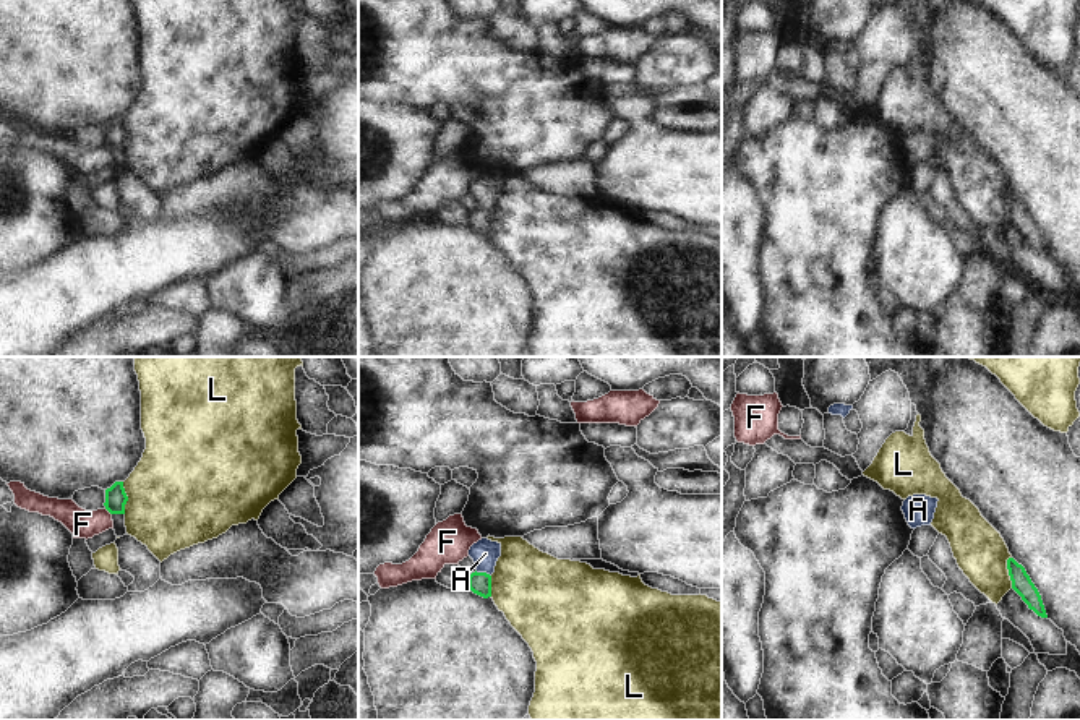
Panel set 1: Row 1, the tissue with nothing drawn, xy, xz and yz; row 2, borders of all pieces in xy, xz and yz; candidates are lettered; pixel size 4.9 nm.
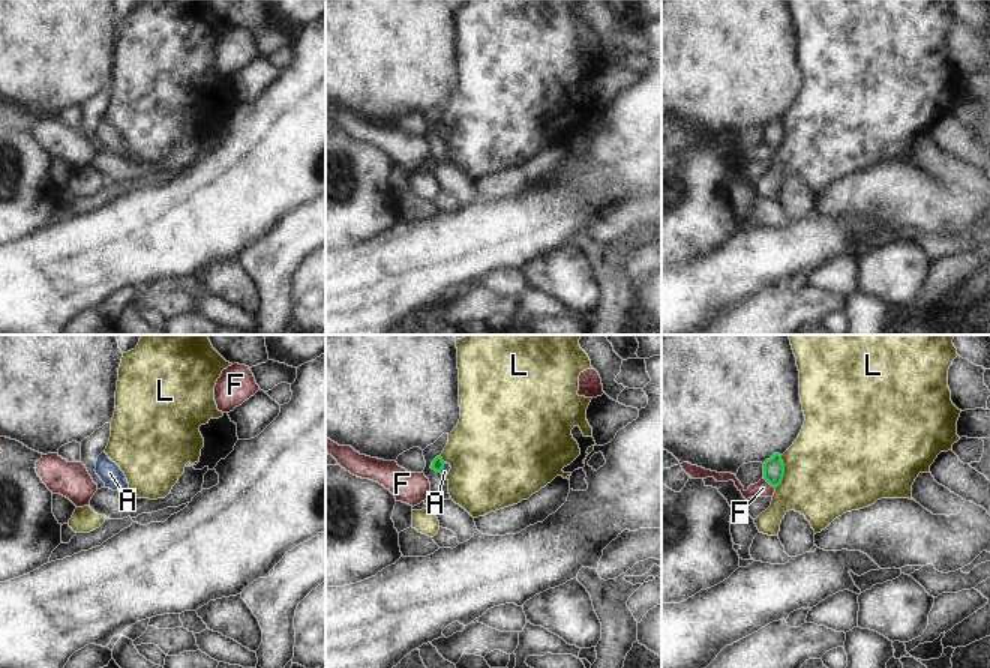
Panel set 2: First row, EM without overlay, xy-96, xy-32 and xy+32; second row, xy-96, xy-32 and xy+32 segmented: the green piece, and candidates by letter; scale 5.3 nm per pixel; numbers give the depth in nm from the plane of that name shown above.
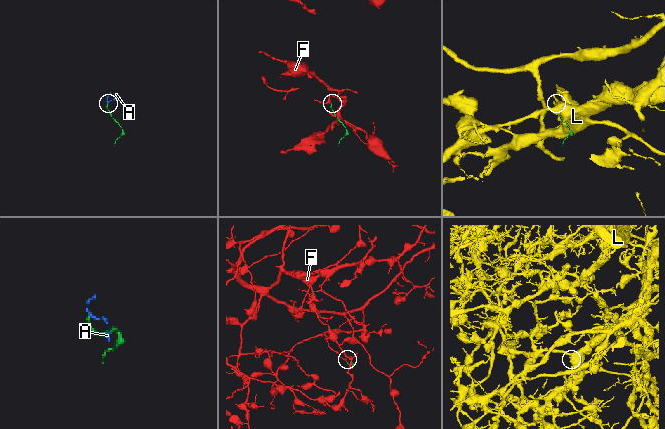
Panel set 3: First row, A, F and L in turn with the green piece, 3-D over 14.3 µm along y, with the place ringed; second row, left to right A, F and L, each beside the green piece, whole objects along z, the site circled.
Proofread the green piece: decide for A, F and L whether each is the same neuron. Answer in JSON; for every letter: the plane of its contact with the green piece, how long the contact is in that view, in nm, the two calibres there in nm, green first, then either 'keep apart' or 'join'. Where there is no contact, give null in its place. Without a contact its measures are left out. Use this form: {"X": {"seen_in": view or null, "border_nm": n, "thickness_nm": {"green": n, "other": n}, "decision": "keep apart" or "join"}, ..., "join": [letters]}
{"A": {"seen_in": "xz", "border_nm": 80, "thickness_nm": {"green": 110, "other": 140}, "decision": "join"}, "F": {"seen_in": "xy", "border_nm": 50, "thickness_nm": {"green": 110, "other": 140}, "decision": "keep apart"}, "L": {"seen_in": "yz", "border_nm": 160, "thickness_nm": {"green": 100, "other": 260}, "decision": "keep apart"}, "join": ["A"]}

